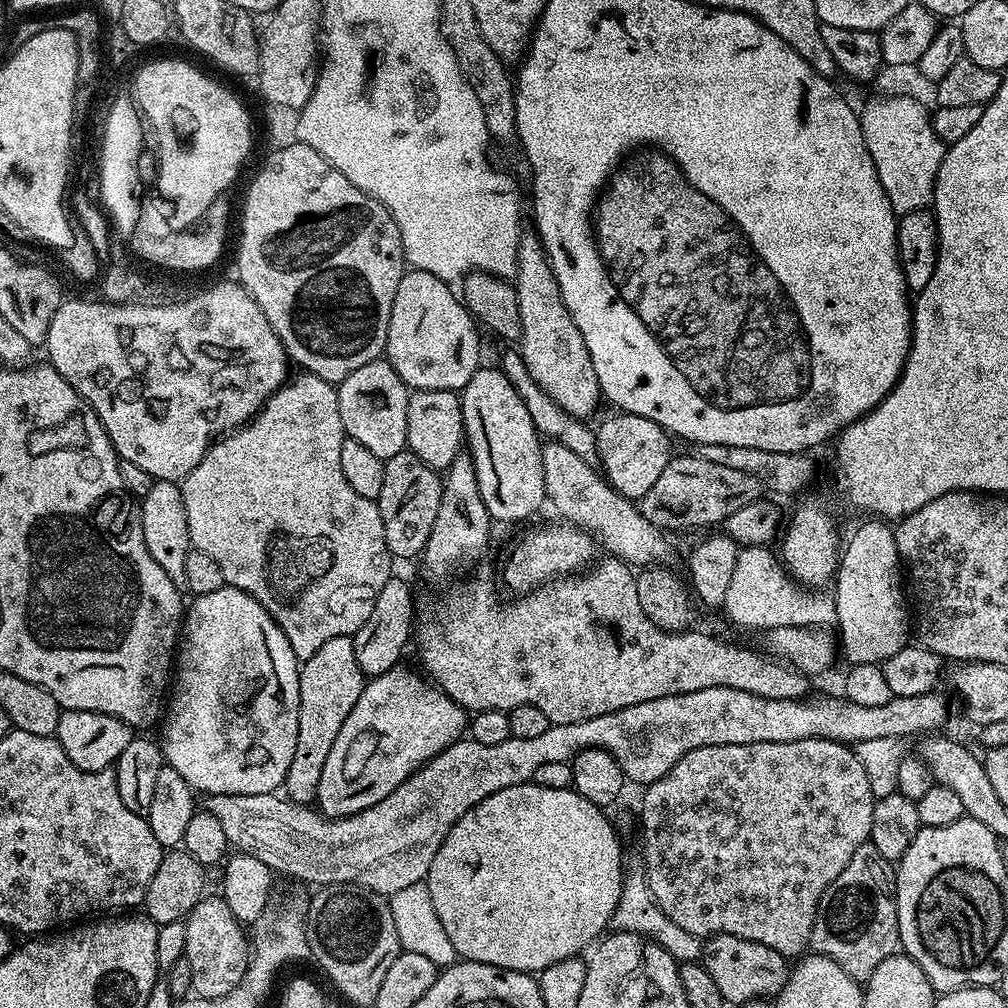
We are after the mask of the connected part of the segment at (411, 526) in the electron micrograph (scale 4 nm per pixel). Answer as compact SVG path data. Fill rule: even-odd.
M402 451L385 460L386 475L382 481L379 498L382 526L386 530L386 546L397 561L419 557L430 538L434 518L438 518L438 502L442 502L442 476L439 471L426 466L414 453Z

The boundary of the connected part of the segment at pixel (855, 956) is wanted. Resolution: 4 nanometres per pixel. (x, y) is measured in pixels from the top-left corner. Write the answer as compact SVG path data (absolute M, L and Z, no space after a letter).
M871 842L858 846L854 850L854 858L850 858L846 870L830 882L826 894L822 894L820 905L814 918L810 948L813 953L828 956L850 974L858 982L866 982L886 962L886 958L897 955L900 948L900 931L898 930L898 914L896 913L896 870L893 861L882 858L878 850L874 850Z

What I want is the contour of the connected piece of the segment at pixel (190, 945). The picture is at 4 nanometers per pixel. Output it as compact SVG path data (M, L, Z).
M219 895L211 896L199 900L192 913L183 921L186 934L183 959L188 960L192 967L192 992L202 1000L216 999L224 994L230 994L242 982L250 953L250 936L247 931L244 933L245 925L231 913L230 906L223 898Z

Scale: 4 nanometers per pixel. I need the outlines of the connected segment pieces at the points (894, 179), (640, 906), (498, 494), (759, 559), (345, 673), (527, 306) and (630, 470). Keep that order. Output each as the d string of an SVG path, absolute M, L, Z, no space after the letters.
M880 96L866 101L858 115L866 150L874 158L882 190L886 190L886 198L890 198L897 217L928 208L946 151L946 145L934 130L929 109L924 109L912 96Z
M636 844L623 851L621 864L624 867L624 882L622 894L619 895L619 902L609 922L609 927L615 932L632 932L646 936L662 946L678 962L694 962L700 957L703 948L703 941L682 927L674 925L662 913L662 910L654 902L649 892L649 882L646 876L645 856L643 847Z
M481 366L466 382L459 393L464 419L464 434L467 451L474 458L474 470L478 470L478 490L482 494L482 502L486 502L486 510L493 521L524 520L532 516L540 507L545 507L544 479L542 478L542 437L537 432L530 413L526 411L526 402L518 394L518 390L506 378L499 367Z
M768 546L740 548L722 611L734 623L759 630L778 626L814 628L831 625L836 620L835 595L831 591L807 592L809 589L793 579L788 568L778 559L777 553L775 556L771 550Z
M351 636L330 638L330 642L318 646L311 658L299 665L300 705L298 706L298 742L294 746L294 758L282 792L295 804L311 805L318 794L318 782L322 782L322 766L326 766L326 754L334 747L334 738L342 730L342 722L354 710L354 702L362 694L366 677L354 658L354 642Z
M528 230L520 237L520 245L516 251L518 266L514 277L514 287L520 311L520 338L518 355L524 360L530 378L567 416L588 418L588 415L602 404L598 374L594 374L594 362L590 362L590 350L586 350L586 342L582 342L582 334L578 334L578 326L574 326L574 318L570 318L570 310L562 302L562 294L558 290L556 275L548 255L544 253L544 245L535 231Z
M617 411L616 416L604 420L595 429L596 445L600 455L603 475L614 490L618 490L627 500L638 502L654 486L654 481L666 470L674 455L673 441L658 422L642 418L638 414Z

